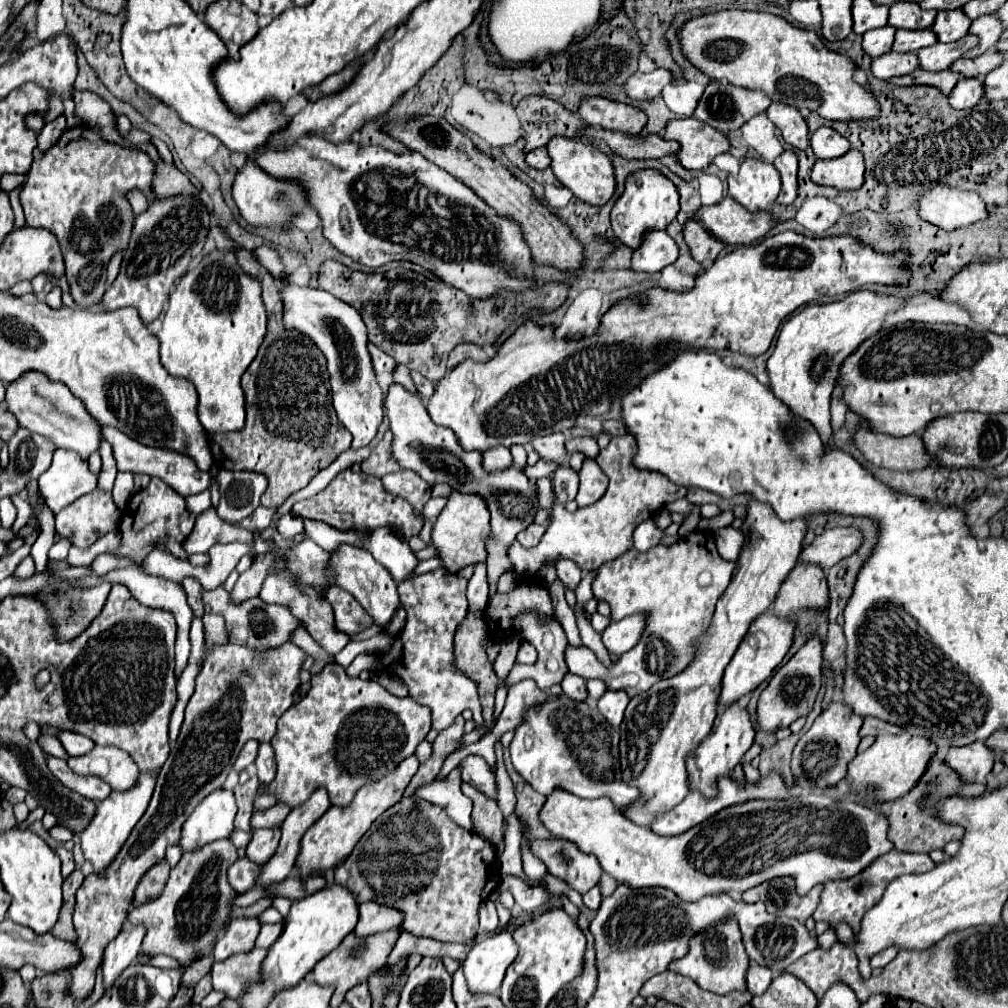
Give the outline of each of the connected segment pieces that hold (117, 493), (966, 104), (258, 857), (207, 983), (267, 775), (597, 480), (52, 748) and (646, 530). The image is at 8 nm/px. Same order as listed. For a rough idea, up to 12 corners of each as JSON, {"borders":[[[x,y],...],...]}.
{"borders":[[[119,471],[112,496],[121,511],[134,493],[134,474]],[[959,79],[949,95],[953,109],[971,109],[983,97],[983,85]],[[253,831],[247,857],[255,863],[267,861],[275,853],[281,831]],[[211,971],[194,987],[193,1003],[213,990]],[[259,745],[255,767],[261,785],[275,779],[275,755]],[[587,459],[579,471],[579,507],[605,495],[607,475]],[[41,734],[38,744],[44,752],[67,760],[69,755],[54,736]],[[643,521],[633,533],[638,551],[653,549],[663,537],[677,535],[681,523],[661,531]]]}

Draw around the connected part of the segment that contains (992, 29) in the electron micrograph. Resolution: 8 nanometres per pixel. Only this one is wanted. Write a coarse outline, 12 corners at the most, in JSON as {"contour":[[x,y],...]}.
{"contour":[[979,17],[969,27],[979,43],[963,57],[979,57],[995,41],[1003,27],[991,17]]}

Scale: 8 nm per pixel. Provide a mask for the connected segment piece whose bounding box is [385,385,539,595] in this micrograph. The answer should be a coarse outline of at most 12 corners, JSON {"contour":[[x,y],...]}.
{"contour":[[389,387],[393,455],[429,485],[477,493],[491,513],[489,594],[539,501],[513,465],[487,473],[423,401]]}

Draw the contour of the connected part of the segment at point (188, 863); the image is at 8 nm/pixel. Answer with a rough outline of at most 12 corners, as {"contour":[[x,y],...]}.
{"contour":[[231,841],[183,853],[135,907],[141,951],[209,955],[231,911]]}

